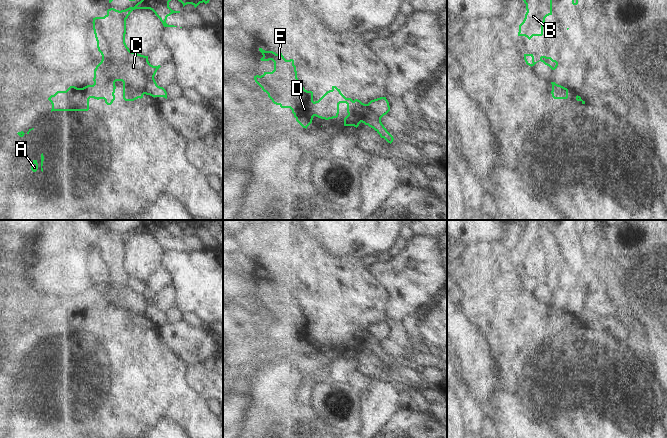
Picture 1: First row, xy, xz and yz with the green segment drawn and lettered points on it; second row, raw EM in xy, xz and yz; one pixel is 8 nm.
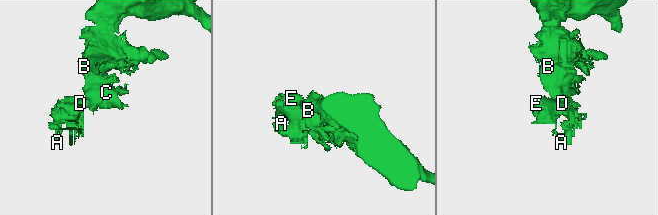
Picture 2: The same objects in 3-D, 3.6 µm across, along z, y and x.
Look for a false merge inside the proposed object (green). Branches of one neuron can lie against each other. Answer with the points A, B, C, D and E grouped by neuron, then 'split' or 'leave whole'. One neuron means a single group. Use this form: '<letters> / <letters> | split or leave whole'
A D E / B C | split

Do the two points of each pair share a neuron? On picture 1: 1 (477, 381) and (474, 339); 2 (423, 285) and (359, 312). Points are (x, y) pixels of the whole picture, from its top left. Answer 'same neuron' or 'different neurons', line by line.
1: same neuron
2: different neurons

